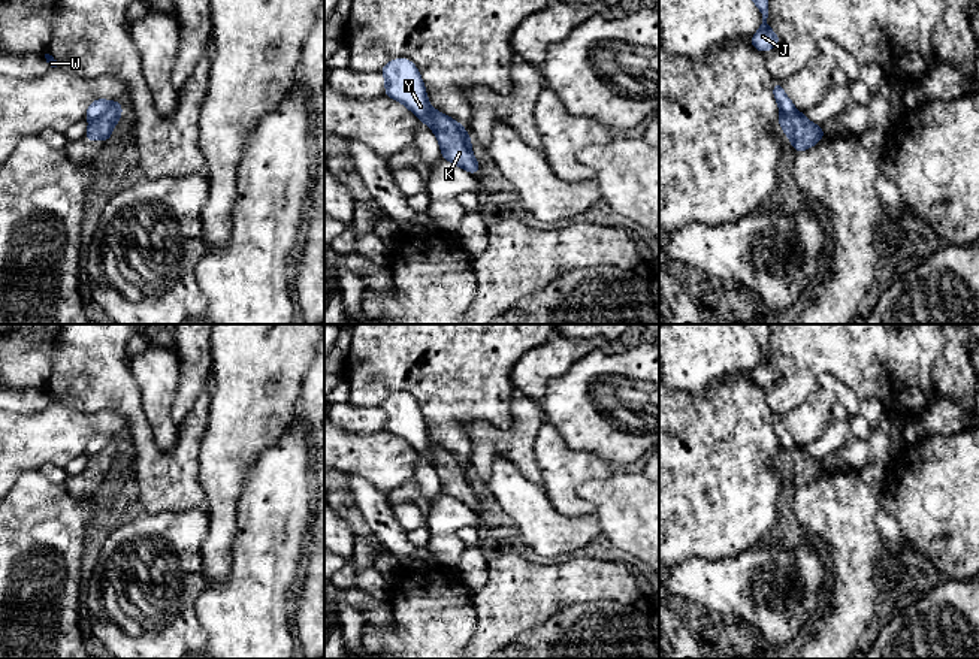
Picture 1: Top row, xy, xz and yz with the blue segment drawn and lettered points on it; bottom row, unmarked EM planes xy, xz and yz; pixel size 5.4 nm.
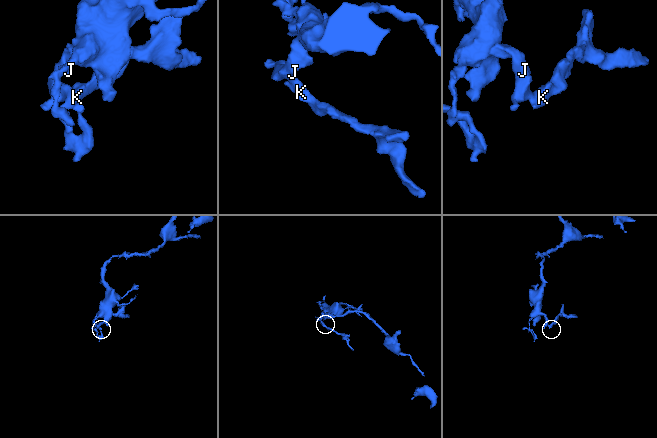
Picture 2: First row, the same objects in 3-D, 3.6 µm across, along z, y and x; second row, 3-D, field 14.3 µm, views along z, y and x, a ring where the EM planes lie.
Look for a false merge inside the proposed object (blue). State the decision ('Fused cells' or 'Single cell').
Fused cells

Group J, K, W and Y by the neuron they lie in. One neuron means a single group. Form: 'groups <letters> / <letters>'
groups J W Y / K

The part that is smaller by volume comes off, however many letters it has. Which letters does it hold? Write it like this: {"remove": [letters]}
{"remove": ["K"]}

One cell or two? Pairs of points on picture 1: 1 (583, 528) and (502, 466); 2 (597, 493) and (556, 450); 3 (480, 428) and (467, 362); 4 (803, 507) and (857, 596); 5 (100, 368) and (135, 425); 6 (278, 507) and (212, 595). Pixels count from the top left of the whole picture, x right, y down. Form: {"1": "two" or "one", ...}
{"1": "one", "2": "two", "3": "two", "4": "one", "5": "one", "6": "one"}

